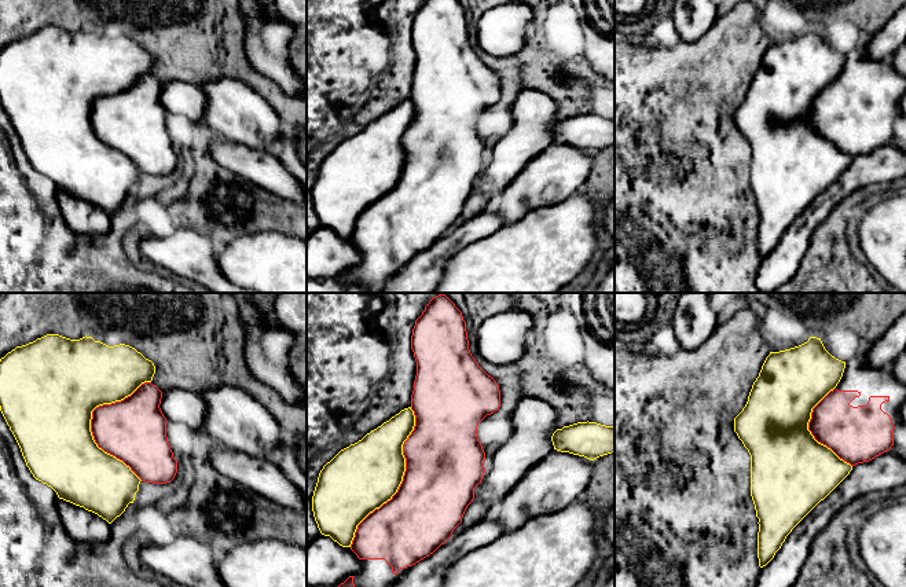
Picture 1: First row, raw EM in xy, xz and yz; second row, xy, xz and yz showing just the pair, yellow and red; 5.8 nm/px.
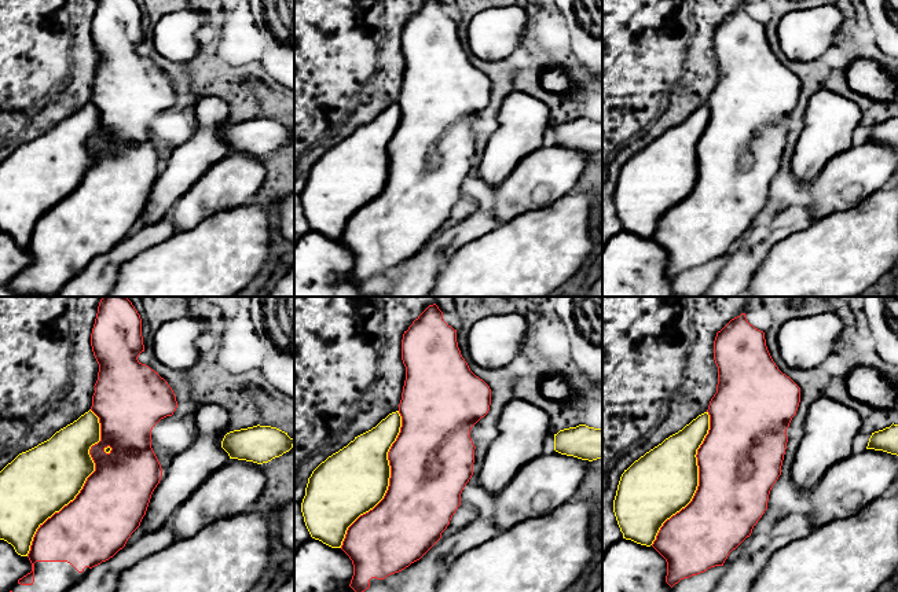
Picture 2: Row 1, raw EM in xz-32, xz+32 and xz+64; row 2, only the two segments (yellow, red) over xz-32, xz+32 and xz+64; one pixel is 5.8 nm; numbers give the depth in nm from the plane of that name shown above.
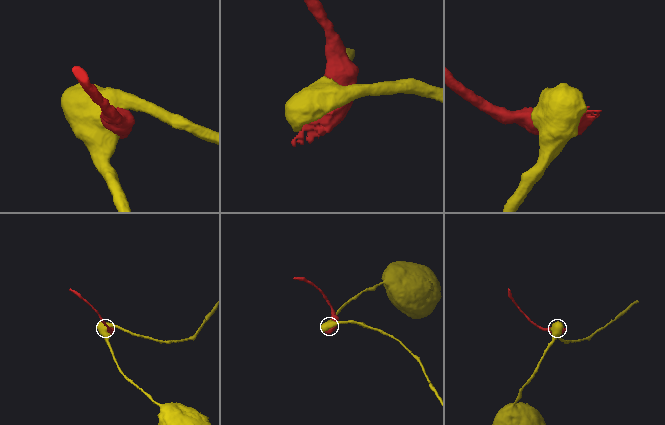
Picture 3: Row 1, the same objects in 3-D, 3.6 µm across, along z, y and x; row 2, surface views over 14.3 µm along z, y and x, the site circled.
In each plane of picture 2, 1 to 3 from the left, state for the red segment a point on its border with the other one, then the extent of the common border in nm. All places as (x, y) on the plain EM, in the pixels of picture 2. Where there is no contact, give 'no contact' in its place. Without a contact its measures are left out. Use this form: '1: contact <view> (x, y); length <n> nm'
1: contact xz-32 (83, 177); length 950 nm
2: contact xz+32 (388, 173); length 850 nm
3: contact xz+64 (697, 172); length 850 nm

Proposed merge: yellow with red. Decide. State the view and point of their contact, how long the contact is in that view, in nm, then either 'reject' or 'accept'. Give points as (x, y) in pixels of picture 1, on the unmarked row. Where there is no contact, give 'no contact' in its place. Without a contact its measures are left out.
xz (402, 172) | 900 nm | reject

